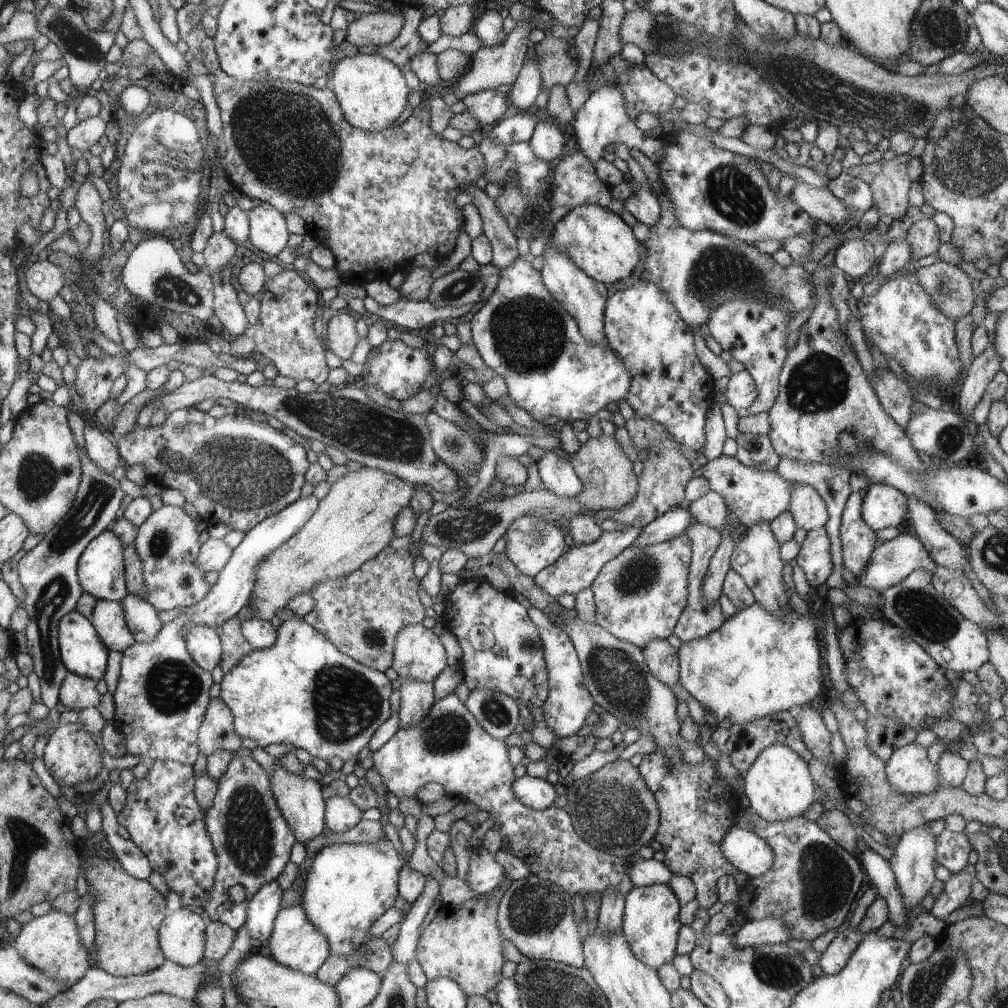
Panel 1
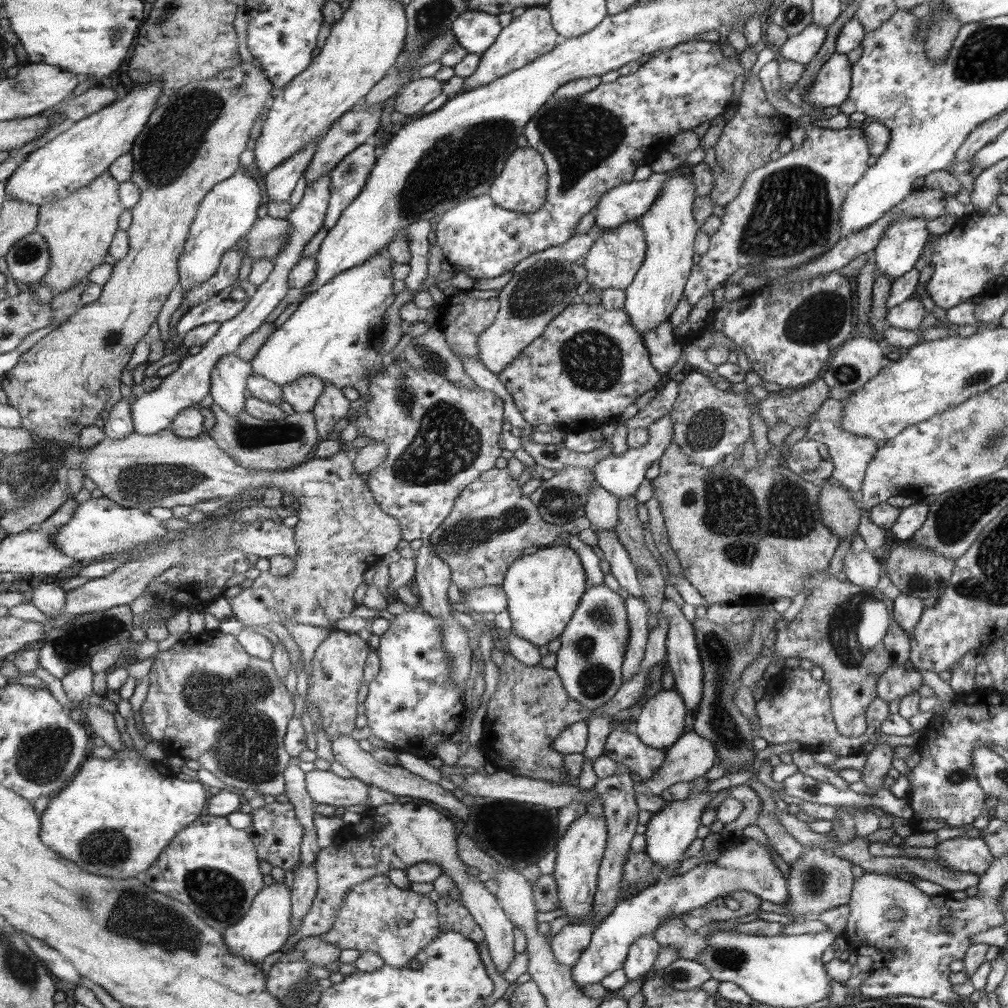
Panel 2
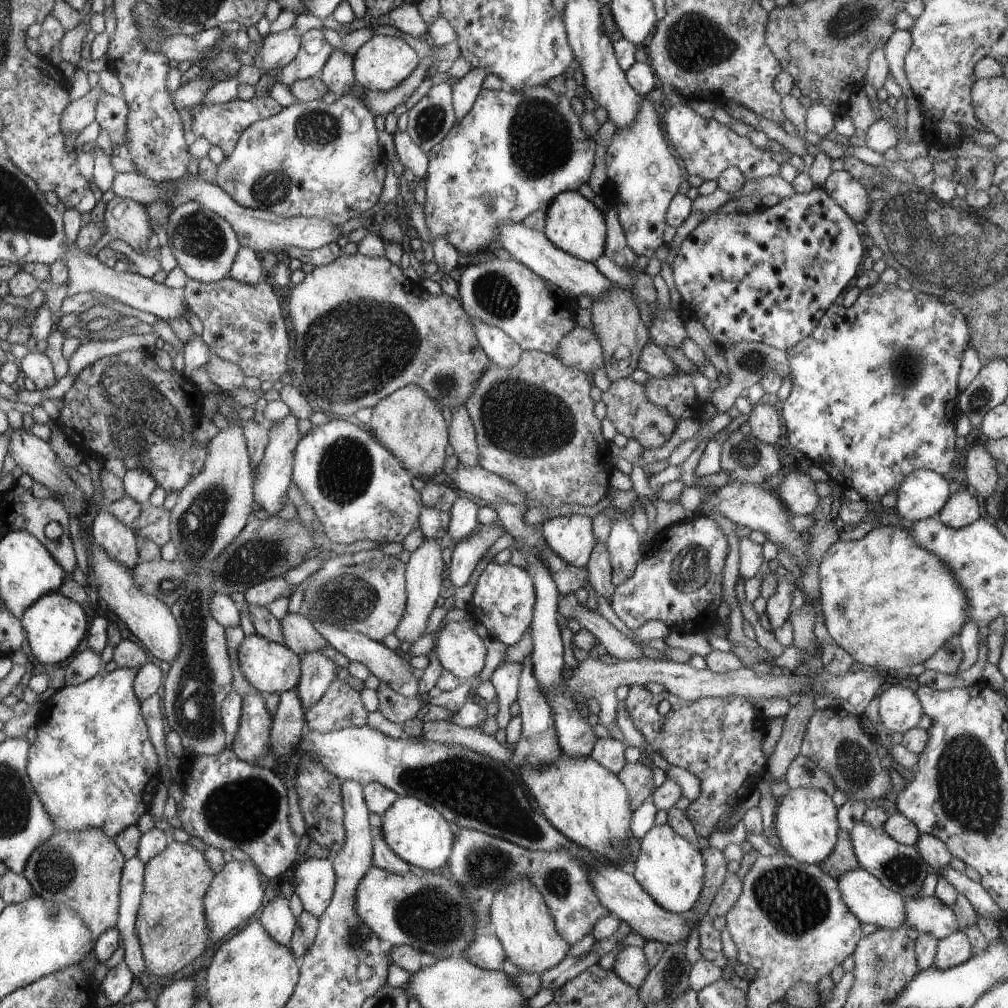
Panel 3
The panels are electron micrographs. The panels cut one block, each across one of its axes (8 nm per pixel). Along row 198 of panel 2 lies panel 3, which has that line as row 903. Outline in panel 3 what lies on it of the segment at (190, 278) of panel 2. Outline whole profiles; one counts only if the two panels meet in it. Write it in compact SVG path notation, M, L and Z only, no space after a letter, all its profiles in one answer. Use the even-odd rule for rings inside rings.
M233 858L227 862L206 892L205 910L210 924L210 942L220 942L232 930L241 930L242 924L246 924L250 916L262 906L262 898L264 888L260 884L260 870L256 870L256 862L252 858L246 861Z

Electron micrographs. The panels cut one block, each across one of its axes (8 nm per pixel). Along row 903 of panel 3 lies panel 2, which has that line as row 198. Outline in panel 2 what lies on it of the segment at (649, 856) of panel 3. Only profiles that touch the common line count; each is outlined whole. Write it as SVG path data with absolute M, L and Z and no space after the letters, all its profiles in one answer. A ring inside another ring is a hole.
M680 173L666 181L662 194L658 193L649 213L639 219L648 240L648 255L645 264L638 269L633 284L624 290L624 309L630 314L630 323L640 334L669 319L684 296L686 282L695 266L692 256L697 253L696 238L700 232L694 212L696 200L696 186L692 178L688 173Z

